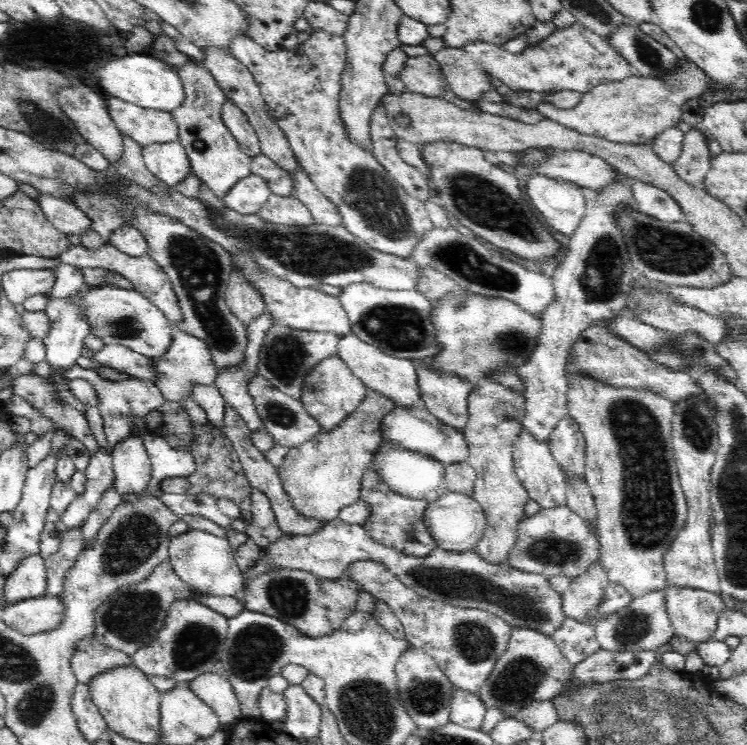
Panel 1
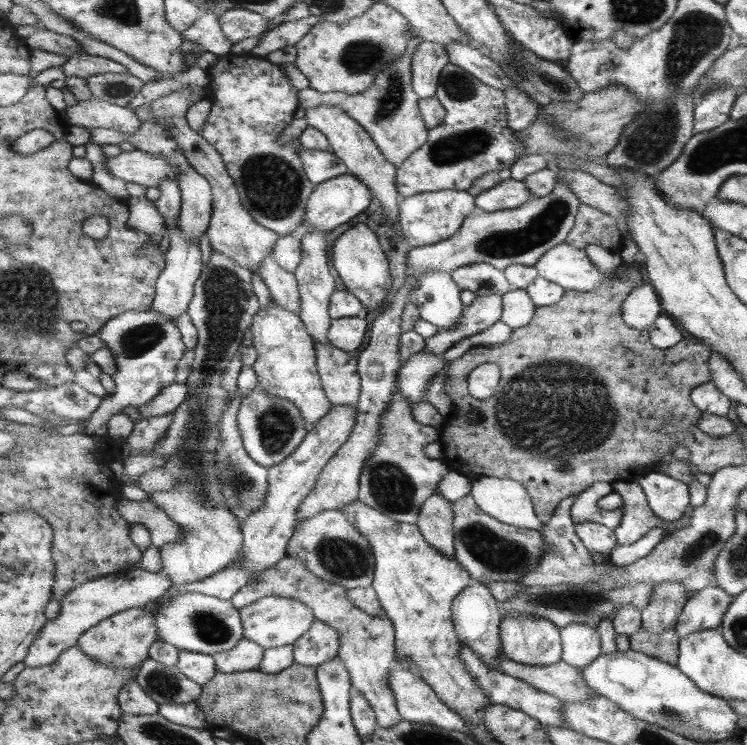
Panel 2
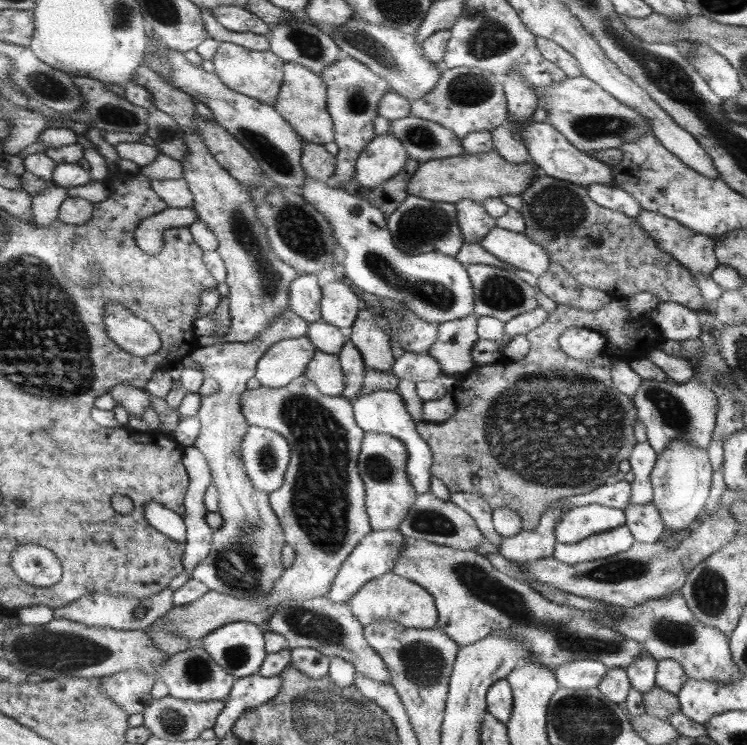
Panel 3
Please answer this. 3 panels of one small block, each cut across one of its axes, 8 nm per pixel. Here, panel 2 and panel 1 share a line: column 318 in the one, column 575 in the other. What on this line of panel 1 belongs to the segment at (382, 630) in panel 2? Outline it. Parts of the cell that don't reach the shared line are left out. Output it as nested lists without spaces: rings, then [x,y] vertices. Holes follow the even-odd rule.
[[[596,560],[582,574],[571,578],[570,586],[563,592],[563,609],[566,616],[594,626],[587,616],[599,605],[607,586],[606,569],[600,560]]]

